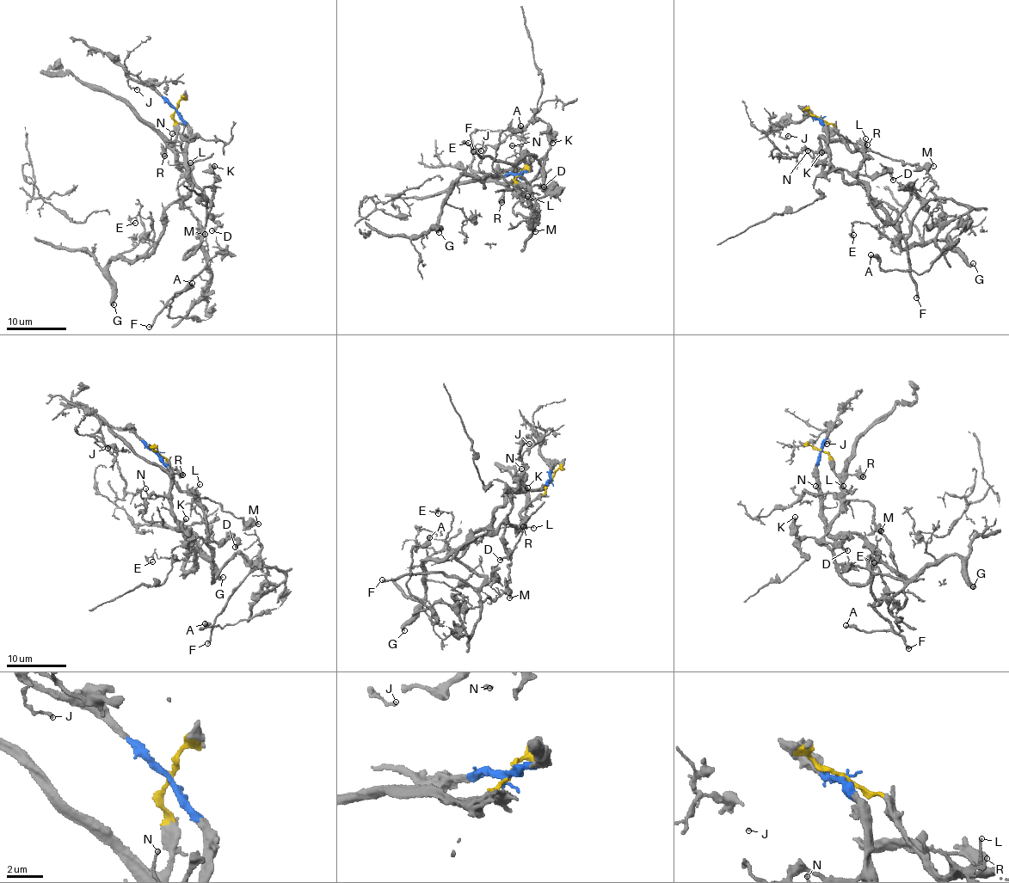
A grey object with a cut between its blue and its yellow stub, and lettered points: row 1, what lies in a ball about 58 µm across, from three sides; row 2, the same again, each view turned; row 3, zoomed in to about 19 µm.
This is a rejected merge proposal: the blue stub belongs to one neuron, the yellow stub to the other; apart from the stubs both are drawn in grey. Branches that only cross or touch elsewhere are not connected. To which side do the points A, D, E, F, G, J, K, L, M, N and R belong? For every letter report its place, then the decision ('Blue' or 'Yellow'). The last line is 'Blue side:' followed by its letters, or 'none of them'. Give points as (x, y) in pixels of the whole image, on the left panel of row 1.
A: Place: (192, 283). Yellow
D: Place: (212, 230). Yellow
E: Place: (135, 223). Blue
F: Place: (149, 327). Yellow
G: Place: (113, 304). Blue
J: Place: (137, 89). Blue
K: Place: (214, 166). Yellow
L: Place: (190, 162). Yellow
M: Place: (205, 234). Yellow
N: Place: (172, 133). Blue
R: Place: (164, 156). Yellow
Blue side: E, G, J, N

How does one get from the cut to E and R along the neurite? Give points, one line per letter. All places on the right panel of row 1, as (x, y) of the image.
E: (819, 118), (826, 126), (828, 164), (862, 187), (887, 216), (889, 223), (880, 228), (856, 222), (854, 236)
R: (819, 118), (829, 122), (841, 137), (867, 145)

